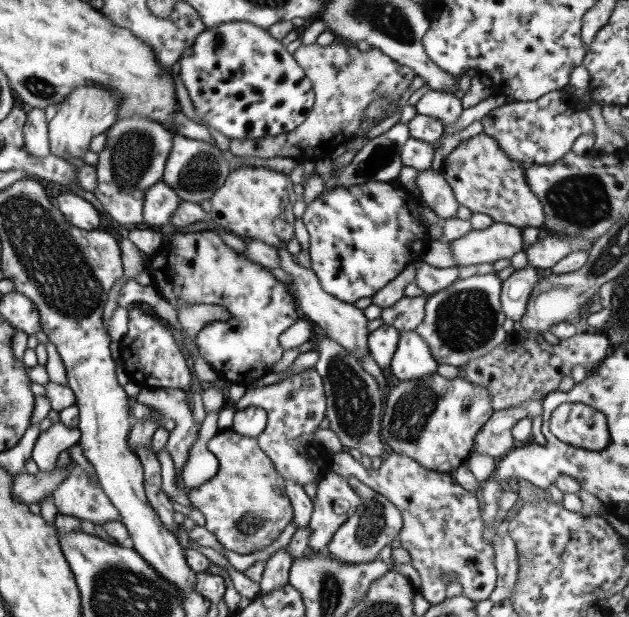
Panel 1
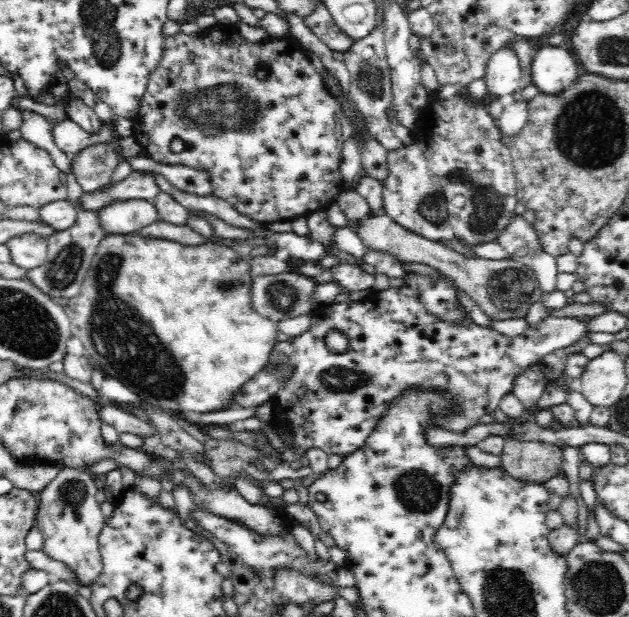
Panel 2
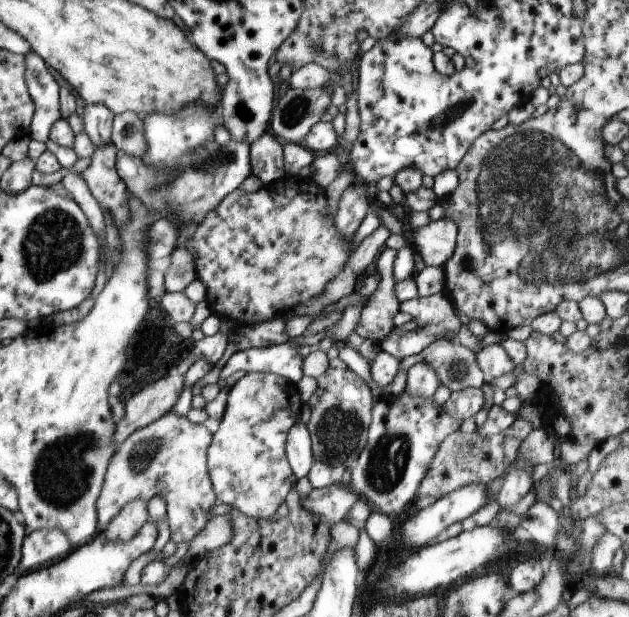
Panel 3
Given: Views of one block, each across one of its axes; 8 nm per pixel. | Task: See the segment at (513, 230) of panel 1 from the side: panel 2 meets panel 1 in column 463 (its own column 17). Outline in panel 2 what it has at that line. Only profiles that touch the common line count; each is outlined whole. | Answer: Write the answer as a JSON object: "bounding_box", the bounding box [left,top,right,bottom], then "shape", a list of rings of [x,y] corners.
{"bounding_box":[5,233,48,271],"shape":[[[36,233],[13,236],[5,242],[10,261],[26,271],[44,266],[48,259],[47,237]]]}

